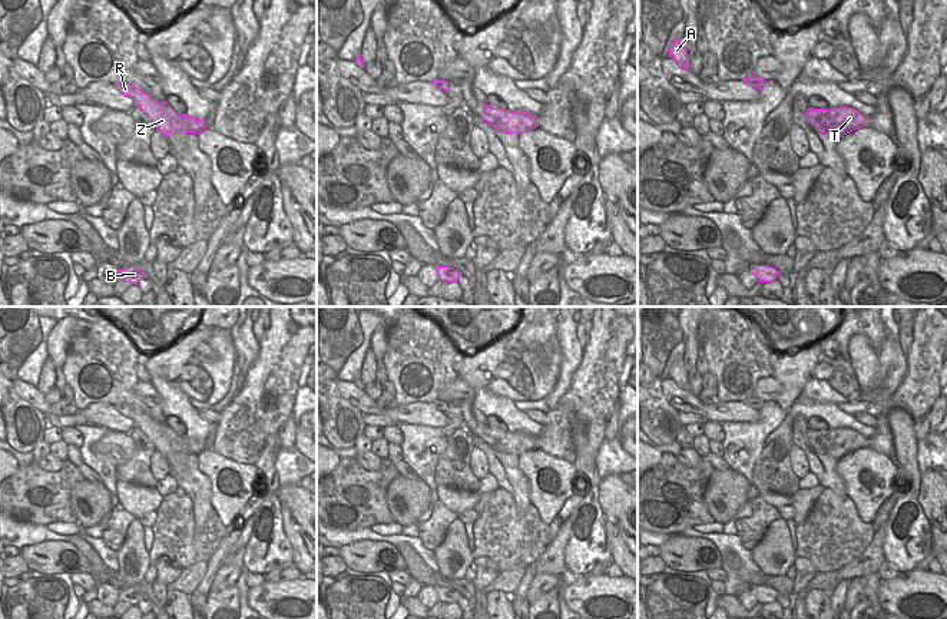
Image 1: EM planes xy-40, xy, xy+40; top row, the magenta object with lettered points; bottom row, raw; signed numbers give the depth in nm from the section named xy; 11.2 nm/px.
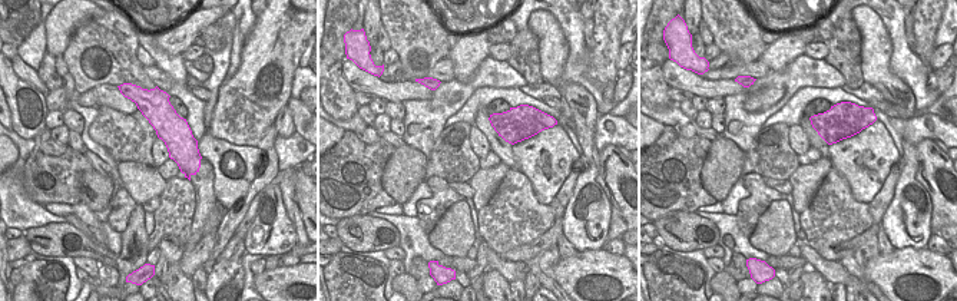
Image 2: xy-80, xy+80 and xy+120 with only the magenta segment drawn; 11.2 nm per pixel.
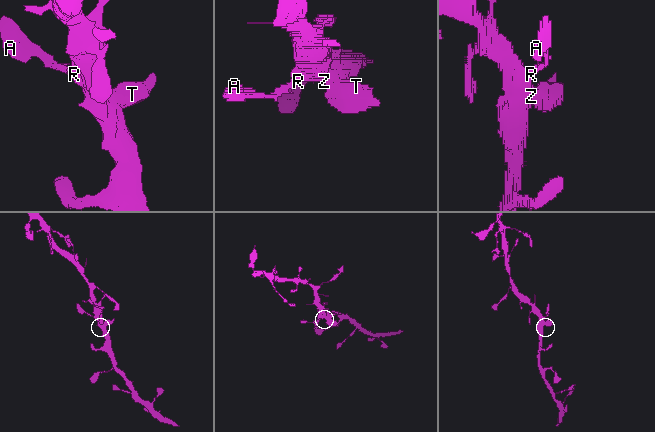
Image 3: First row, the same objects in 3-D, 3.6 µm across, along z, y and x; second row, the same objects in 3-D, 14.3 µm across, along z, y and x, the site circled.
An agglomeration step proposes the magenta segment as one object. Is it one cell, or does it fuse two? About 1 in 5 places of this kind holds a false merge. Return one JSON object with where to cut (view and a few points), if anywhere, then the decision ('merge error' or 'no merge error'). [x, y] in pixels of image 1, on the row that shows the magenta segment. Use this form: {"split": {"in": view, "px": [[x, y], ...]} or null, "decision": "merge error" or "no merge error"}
{"split": null, "decision": "no merge error"}

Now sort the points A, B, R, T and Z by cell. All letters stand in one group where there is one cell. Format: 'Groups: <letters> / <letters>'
Groups: A B R T Z

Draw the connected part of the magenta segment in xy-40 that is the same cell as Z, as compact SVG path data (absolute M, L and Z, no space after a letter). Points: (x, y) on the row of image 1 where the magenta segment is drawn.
M119 82L115 87L125 96L135 100L136 106L153 122L156 130L162 132L166 139L172 132L196 133L199 135L206 126L203 120L196 120L195 117L188 117L185 115L178 115L168 103L158 102L148 93L135 87L130 83Z

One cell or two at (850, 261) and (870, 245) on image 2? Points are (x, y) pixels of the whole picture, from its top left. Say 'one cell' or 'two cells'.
one cell

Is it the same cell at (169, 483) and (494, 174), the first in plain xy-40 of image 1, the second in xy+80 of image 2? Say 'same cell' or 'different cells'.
different cells

